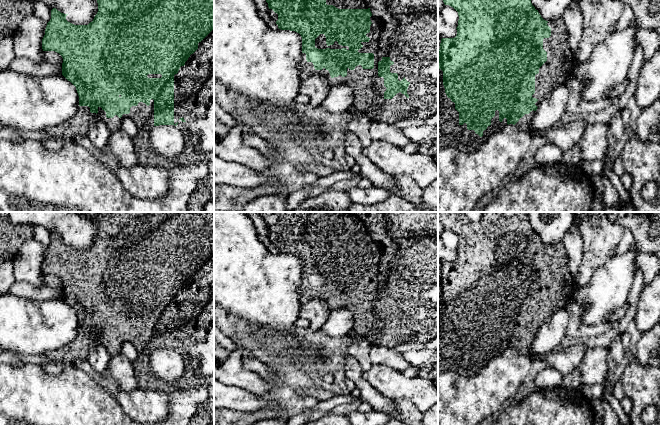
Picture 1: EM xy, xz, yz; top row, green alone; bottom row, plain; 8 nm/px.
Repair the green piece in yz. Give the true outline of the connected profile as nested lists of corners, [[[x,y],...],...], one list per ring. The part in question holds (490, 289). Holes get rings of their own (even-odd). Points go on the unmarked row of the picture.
[[[438,212],[438,220],[445,229],[453,231],[459,240],[457,259],[454,262],[442,262],[438,275],[438,373],[446,371],[460,375],[475,376],[497,355],[513,348],[518,353],[527,355],[541,325],[559,308],[566,306],[576,286],[577,279],[569,271],[569,258],[562,243],[554,246],[544,244],[532,229],[528,212],[517,212],[513,216],[505,216],[502,212],[483,212],[477,222],[469,221],[463,212]]]

